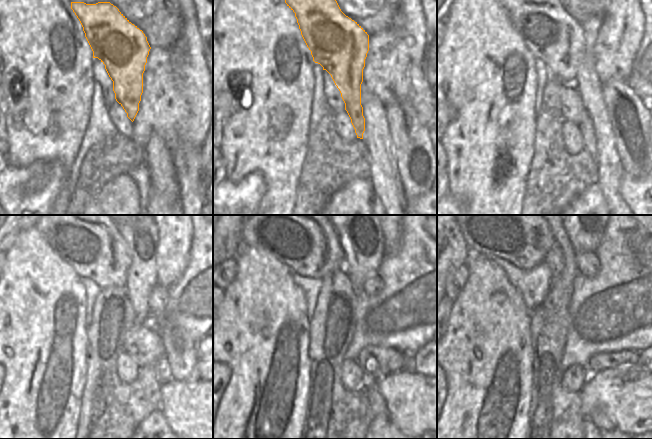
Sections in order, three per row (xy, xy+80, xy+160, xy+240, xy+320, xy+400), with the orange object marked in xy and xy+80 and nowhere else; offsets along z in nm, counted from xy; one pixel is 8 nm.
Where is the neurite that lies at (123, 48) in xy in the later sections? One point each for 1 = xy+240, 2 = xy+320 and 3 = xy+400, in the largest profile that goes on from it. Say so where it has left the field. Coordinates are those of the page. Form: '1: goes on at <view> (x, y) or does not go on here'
1: goes on at xy+240 (82, 235)
2: goes on at xy+320 (300, 235)
3: goes on at xy+400 (520, 235)

